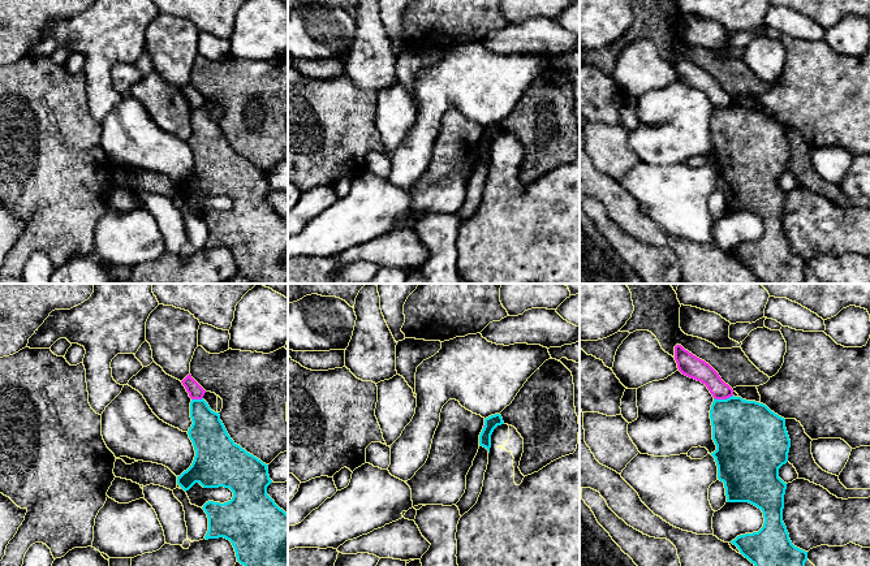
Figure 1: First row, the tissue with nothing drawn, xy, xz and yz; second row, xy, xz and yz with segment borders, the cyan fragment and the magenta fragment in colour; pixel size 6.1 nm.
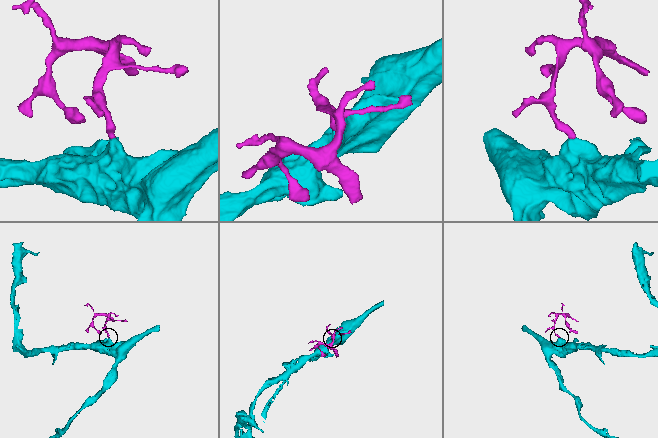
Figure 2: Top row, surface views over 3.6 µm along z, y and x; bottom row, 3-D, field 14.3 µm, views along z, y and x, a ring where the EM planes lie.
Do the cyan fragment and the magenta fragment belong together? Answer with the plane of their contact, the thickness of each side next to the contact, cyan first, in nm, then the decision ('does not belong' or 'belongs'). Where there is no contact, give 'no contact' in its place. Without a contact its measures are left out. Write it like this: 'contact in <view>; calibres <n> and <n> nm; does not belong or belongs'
contact in yz; calibres 400 and 130 nm; does not belong

